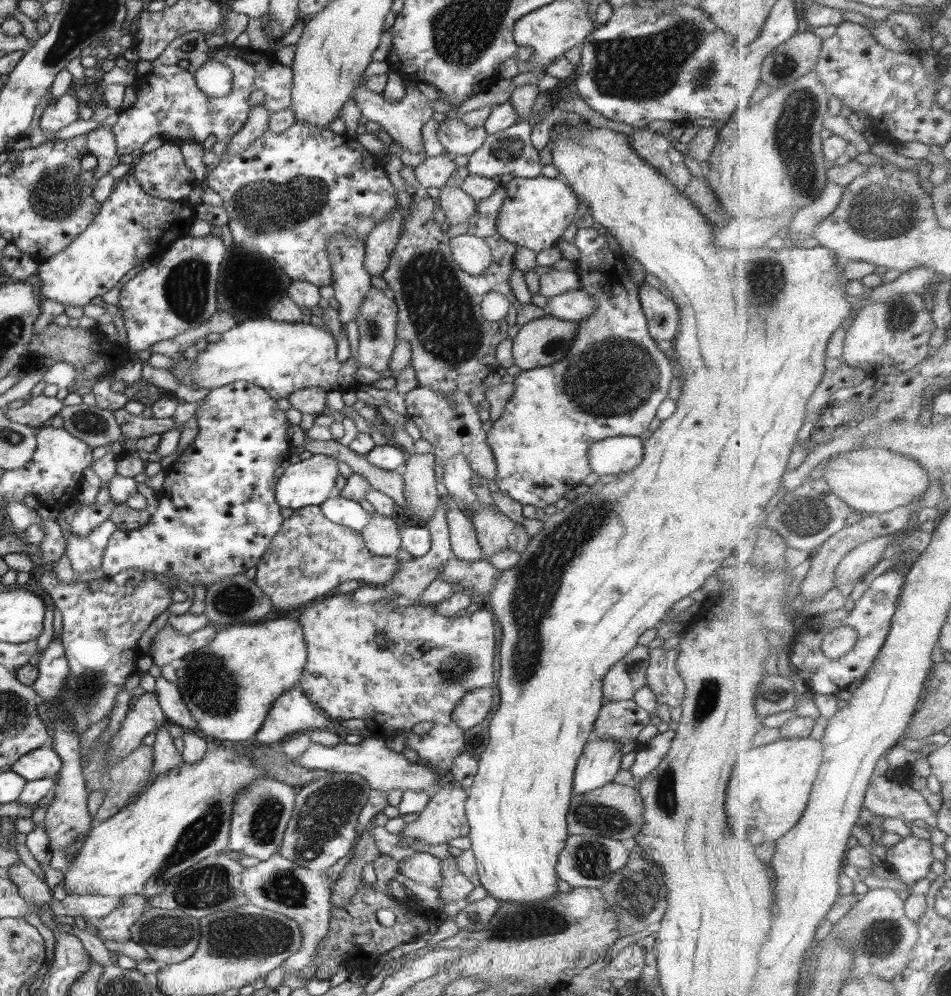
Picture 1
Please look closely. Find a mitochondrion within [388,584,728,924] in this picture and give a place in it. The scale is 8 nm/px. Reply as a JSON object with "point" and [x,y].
{"point":[596,817]}

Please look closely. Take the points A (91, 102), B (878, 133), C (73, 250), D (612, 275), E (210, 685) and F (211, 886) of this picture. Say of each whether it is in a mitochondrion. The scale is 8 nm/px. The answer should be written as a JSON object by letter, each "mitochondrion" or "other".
{"A":"other","B":"other","C":"other","D":"other","E":"mitochondrion","F":"mitochondrion"}

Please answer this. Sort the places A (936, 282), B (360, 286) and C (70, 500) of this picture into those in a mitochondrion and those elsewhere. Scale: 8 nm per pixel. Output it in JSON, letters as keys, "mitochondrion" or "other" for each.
{"A":"other","B":"other","C":"other"}

